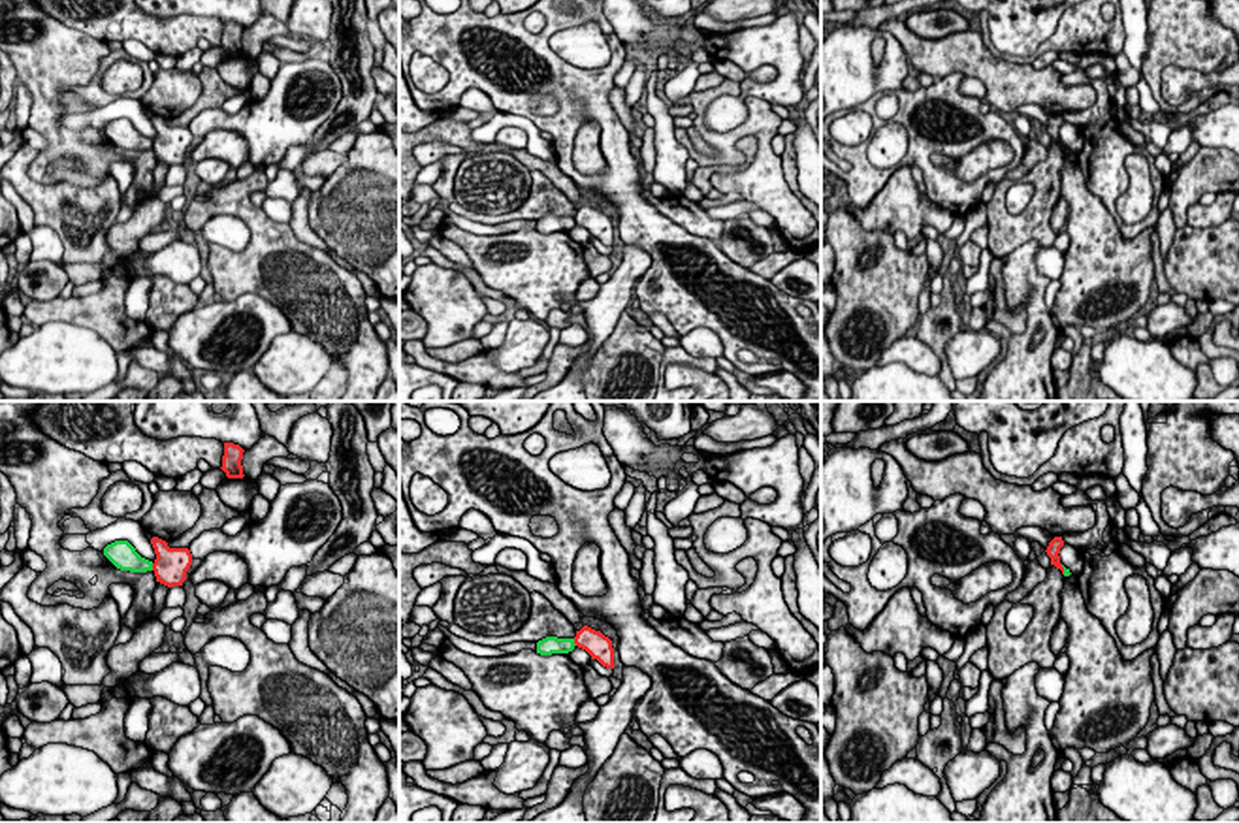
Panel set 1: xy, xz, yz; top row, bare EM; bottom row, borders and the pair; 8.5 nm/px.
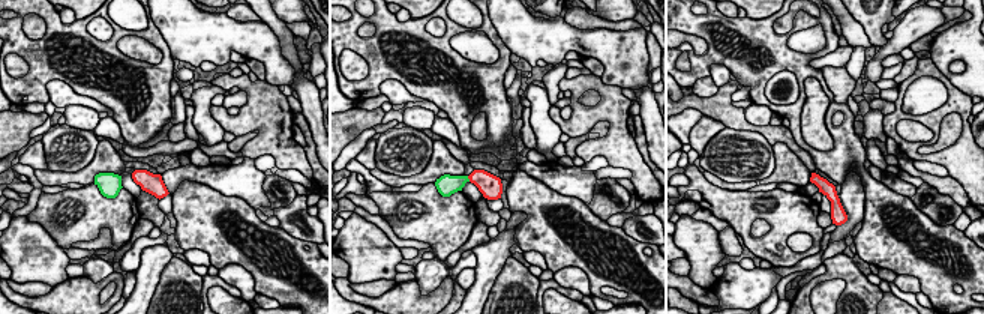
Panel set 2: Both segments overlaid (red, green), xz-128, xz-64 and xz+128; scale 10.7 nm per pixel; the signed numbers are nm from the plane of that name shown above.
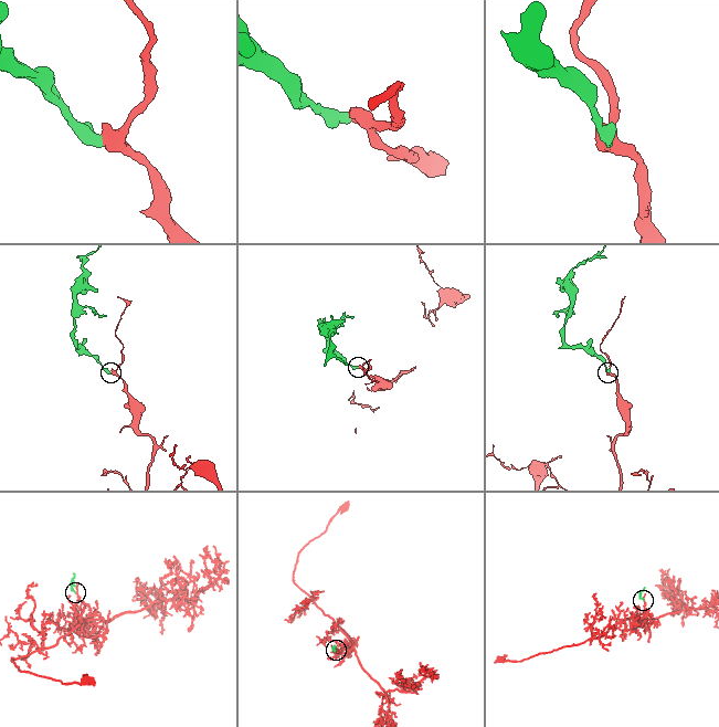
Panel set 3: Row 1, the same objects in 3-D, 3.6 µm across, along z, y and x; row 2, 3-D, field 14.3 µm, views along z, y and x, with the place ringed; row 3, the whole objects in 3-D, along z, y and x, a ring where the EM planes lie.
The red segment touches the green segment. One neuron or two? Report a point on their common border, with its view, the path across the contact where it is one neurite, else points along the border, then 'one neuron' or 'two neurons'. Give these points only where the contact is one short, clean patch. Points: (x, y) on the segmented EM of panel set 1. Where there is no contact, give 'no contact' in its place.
xy (153, 567) | along xy (151, 564), (153, 569) | two neurons

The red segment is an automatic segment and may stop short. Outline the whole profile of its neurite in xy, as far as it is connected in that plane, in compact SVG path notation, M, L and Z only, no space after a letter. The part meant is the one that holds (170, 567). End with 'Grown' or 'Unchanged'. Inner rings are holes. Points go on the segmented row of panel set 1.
M153 537L151 544L154 548L156 559L153 571L156 582L173 588L183 586L186 580L186 571L192 565L192 554L188 548L169 548L166 541Z. Unchanged

